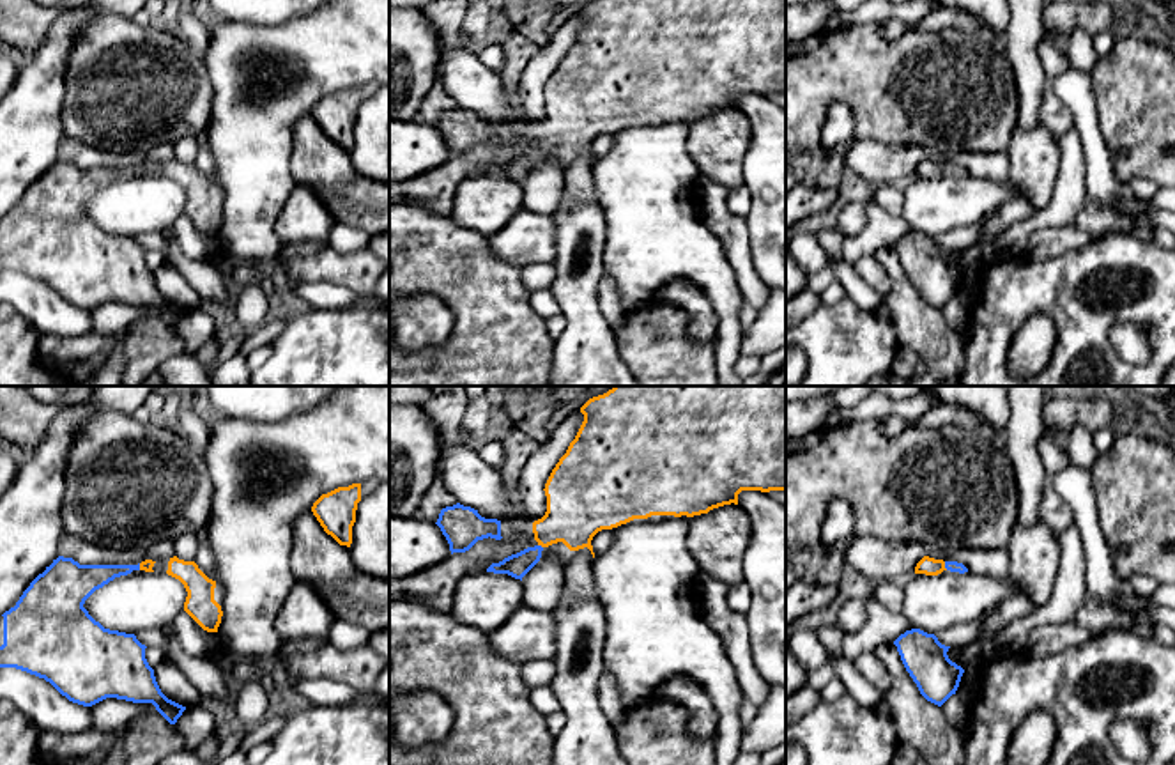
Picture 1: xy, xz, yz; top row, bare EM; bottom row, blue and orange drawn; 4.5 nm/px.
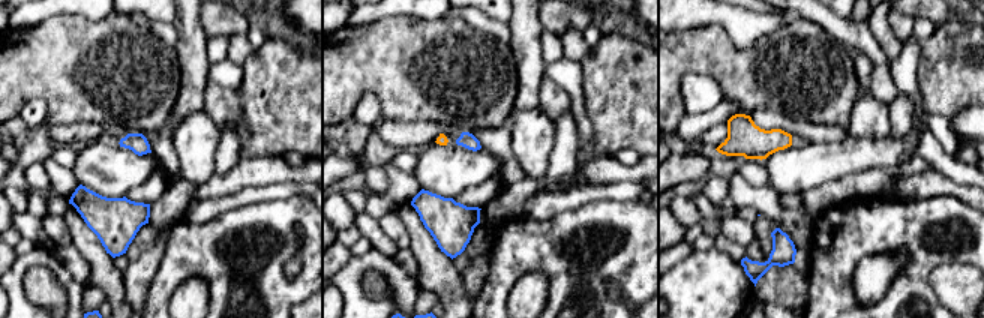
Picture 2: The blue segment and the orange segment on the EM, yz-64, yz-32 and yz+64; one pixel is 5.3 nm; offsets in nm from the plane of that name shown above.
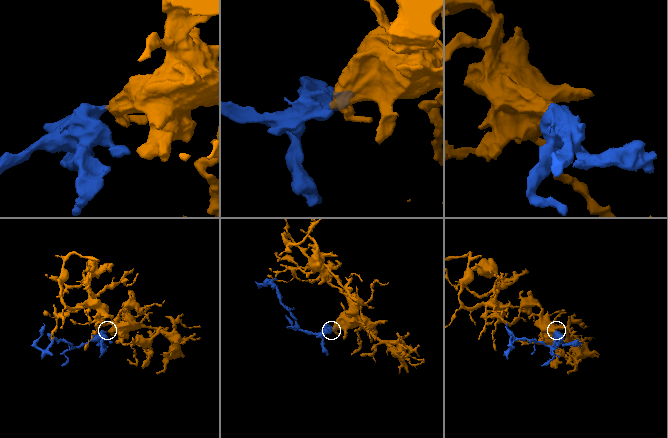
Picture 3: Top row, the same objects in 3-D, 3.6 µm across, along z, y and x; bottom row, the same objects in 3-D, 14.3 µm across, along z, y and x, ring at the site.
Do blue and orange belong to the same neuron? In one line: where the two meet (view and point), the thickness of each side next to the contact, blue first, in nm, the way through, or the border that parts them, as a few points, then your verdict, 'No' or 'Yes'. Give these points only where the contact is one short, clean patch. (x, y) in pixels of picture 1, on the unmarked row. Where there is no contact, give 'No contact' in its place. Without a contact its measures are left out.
Touches blue at yz (945, 169). Thickness 50 nm (blue) against 80 nm. Path across: yz (951, 169), (945, 169), (928, 169). Yes

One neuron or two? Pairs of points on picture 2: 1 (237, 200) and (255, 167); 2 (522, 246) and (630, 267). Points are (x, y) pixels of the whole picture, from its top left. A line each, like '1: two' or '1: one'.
1: two
2: one

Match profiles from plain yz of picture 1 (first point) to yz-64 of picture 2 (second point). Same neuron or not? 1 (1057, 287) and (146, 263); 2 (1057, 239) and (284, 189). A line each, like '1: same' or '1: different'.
1: different
2: same

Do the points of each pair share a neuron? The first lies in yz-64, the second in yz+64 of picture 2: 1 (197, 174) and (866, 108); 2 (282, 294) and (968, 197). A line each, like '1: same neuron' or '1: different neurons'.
1: same neuron
2: different neurons

